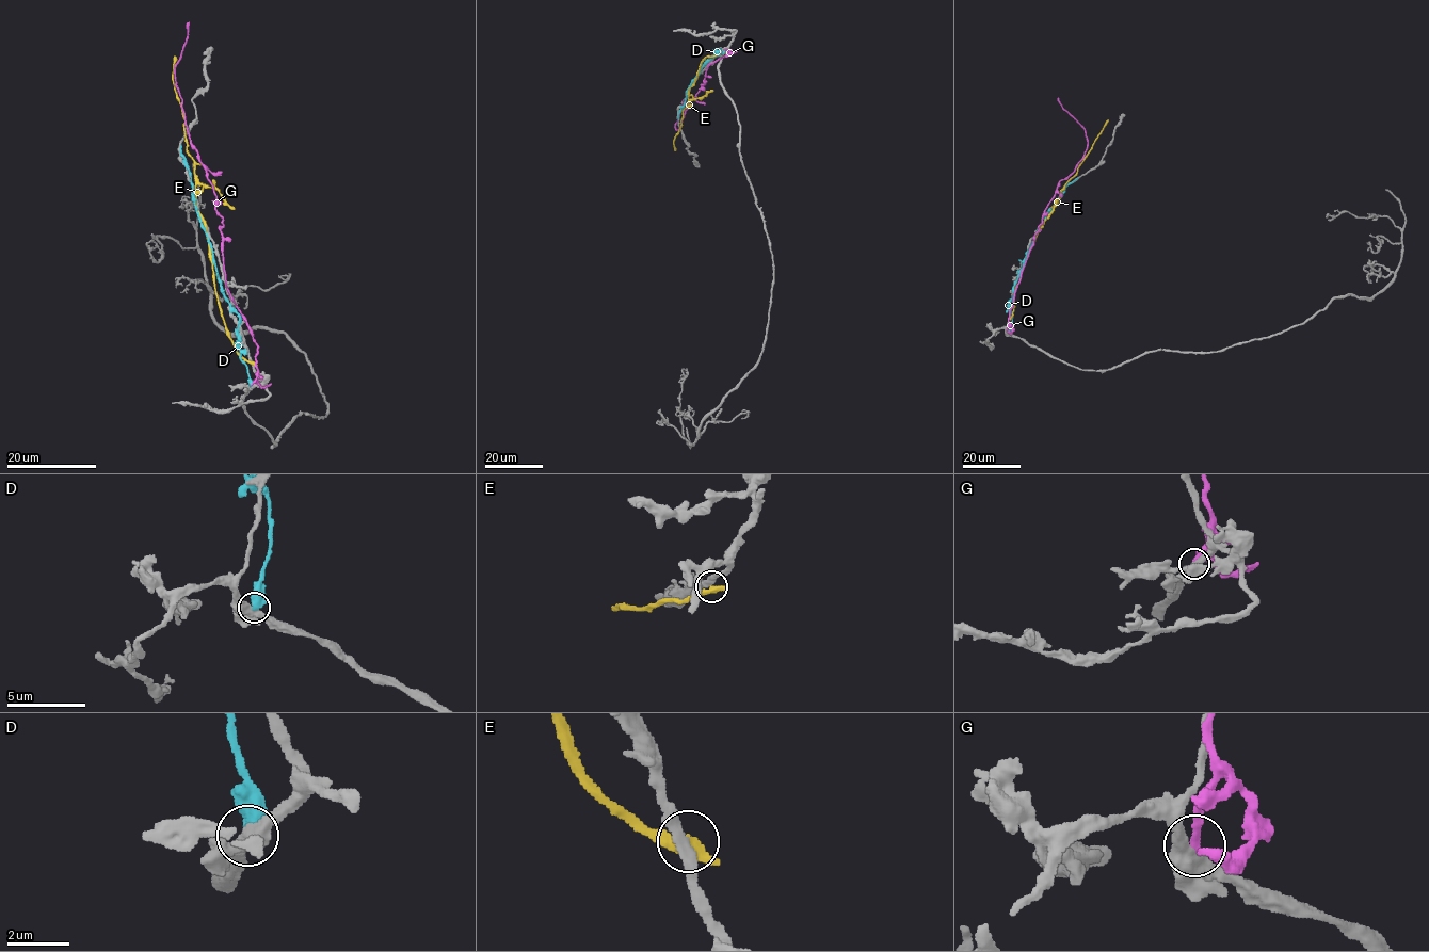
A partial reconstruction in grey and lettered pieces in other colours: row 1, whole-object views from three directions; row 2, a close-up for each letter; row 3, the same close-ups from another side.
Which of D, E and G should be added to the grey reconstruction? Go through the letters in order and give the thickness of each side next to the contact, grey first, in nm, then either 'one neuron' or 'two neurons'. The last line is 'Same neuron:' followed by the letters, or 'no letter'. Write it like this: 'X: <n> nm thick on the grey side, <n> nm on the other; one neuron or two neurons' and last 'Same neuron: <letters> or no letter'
D: 400 nm thick on the grey side, 550 nm on the other; two neurons
E: 320 nm thick on the grey side, 500 nm on the other; two neurons
G: 500 nm thick on the grey side, 280 nm on the other; two neurons
Same neuron: no letter

